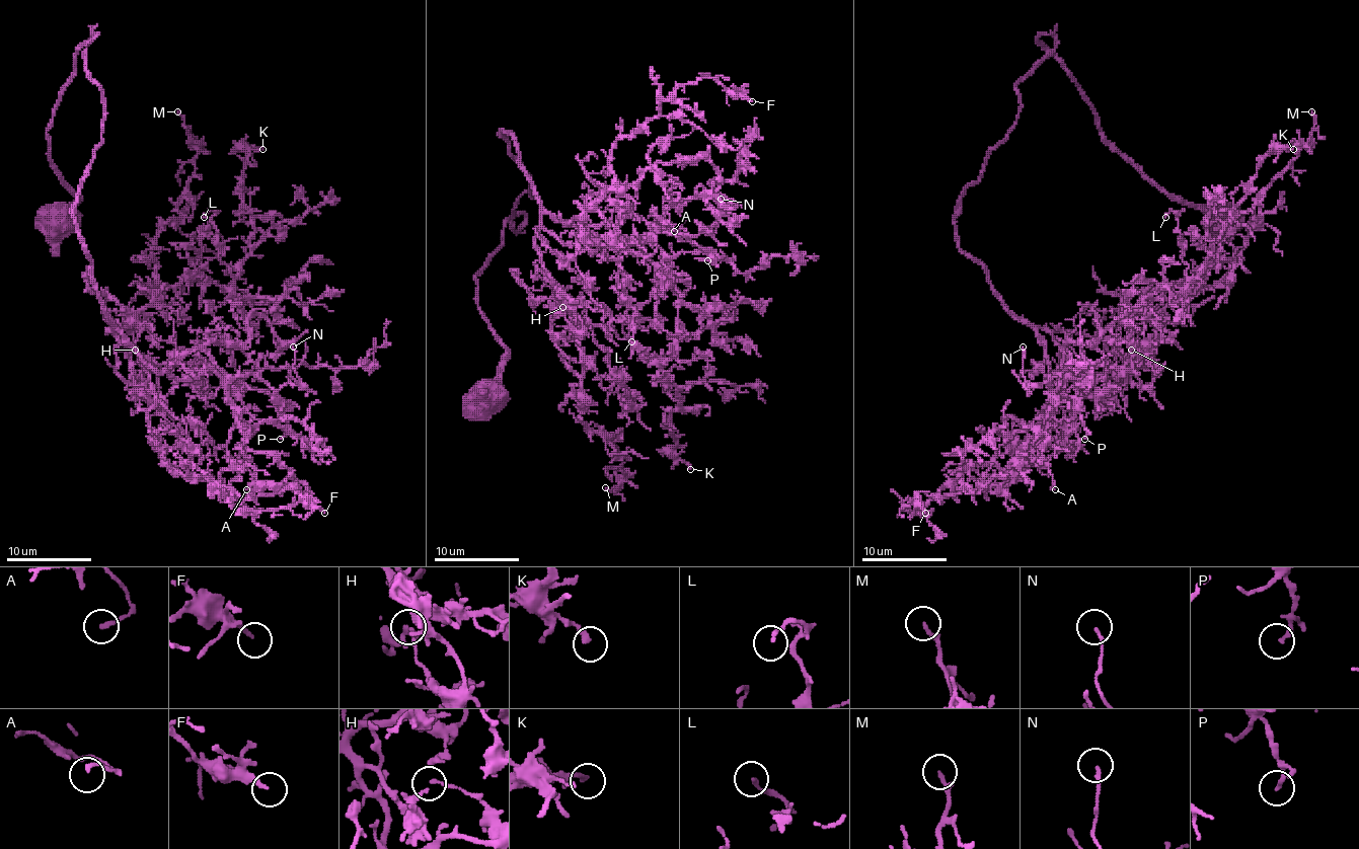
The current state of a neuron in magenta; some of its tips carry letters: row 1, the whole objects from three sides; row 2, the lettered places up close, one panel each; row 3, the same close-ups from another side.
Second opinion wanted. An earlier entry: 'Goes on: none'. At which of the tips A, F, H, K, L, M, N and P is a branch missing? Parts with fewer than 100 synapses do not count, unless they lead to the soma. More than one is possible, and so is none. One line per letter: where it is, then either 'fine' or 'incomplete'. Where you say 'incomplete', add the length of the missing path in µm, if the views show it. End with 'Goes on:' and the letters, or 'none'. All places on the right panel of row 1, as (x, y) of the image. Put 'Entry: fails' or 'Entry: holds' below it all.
A: (1055, 489) | fine
F: (925, 513) | fine
H: (1131, 350) | fine
K: (1293, 149) | fine
L: (1165, 217) | fine
M: (1311, 111) | fine
N: (1023, 346) | fine
P: (1084, 439) | fine
Goes on: none
Entry: holds

